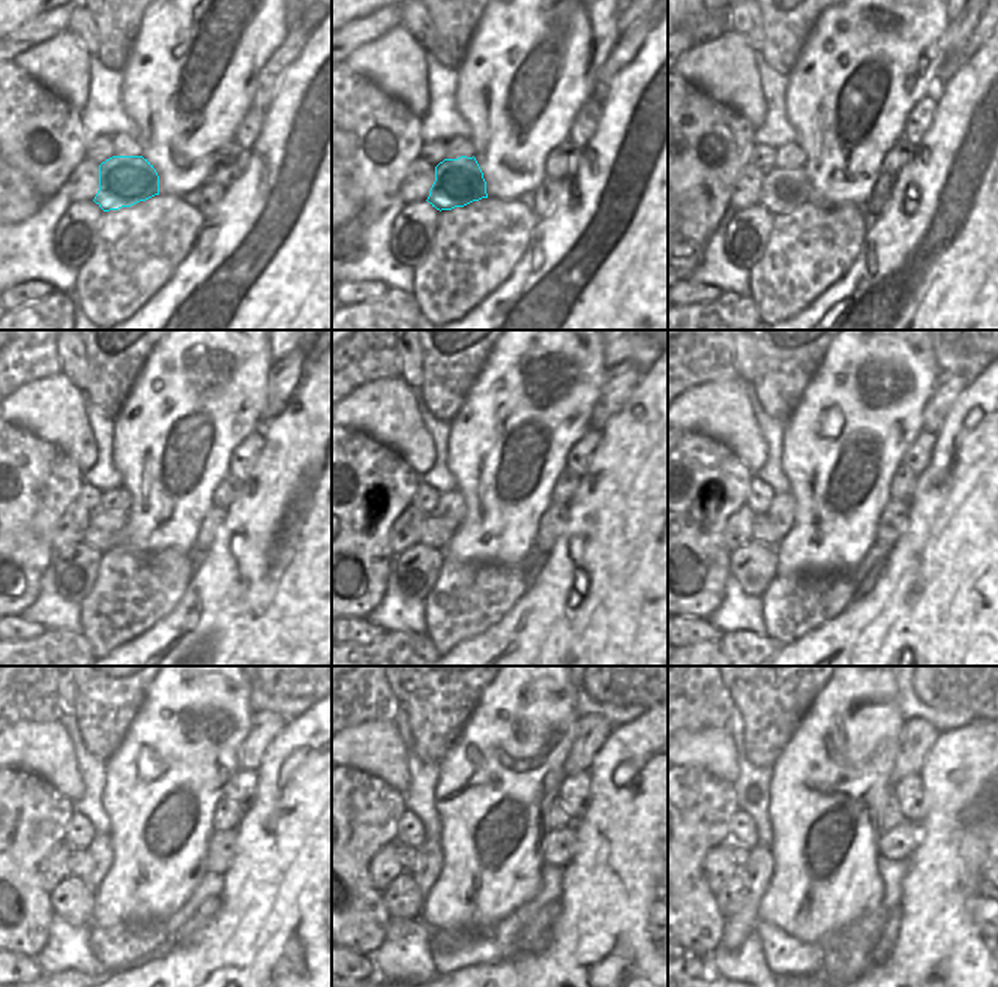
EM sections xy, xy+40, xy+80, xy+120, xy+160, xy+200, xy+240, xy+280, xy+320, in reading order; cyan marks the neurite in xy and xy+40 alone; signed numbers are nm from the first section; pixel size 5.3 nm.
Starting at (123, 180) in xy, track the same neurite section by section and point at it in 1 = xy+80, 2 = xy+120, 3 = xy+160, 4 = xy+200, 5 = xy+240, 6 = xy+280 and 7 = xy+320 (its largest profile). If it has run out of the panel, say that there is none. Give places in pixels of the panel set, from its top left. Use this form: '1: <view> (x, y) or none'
1: xy+80 (784, 188)
2: xy+120 (107, 528)
3: xy+160 (435, 531)
4: xy+200 (764, 531)
5: xy+240 (80, 861)
6: xy+280 (405, 855)
7: xy+320 (739, 855)

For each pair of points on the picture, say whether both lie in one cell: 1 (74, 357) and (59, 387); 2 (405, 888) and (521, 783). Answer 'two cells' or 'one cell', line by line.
1: two cells
2: two cells

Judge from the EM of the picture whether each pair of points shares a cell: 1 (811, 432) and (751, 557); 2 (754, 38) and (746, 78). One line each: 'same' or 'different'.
1: different
2: different

